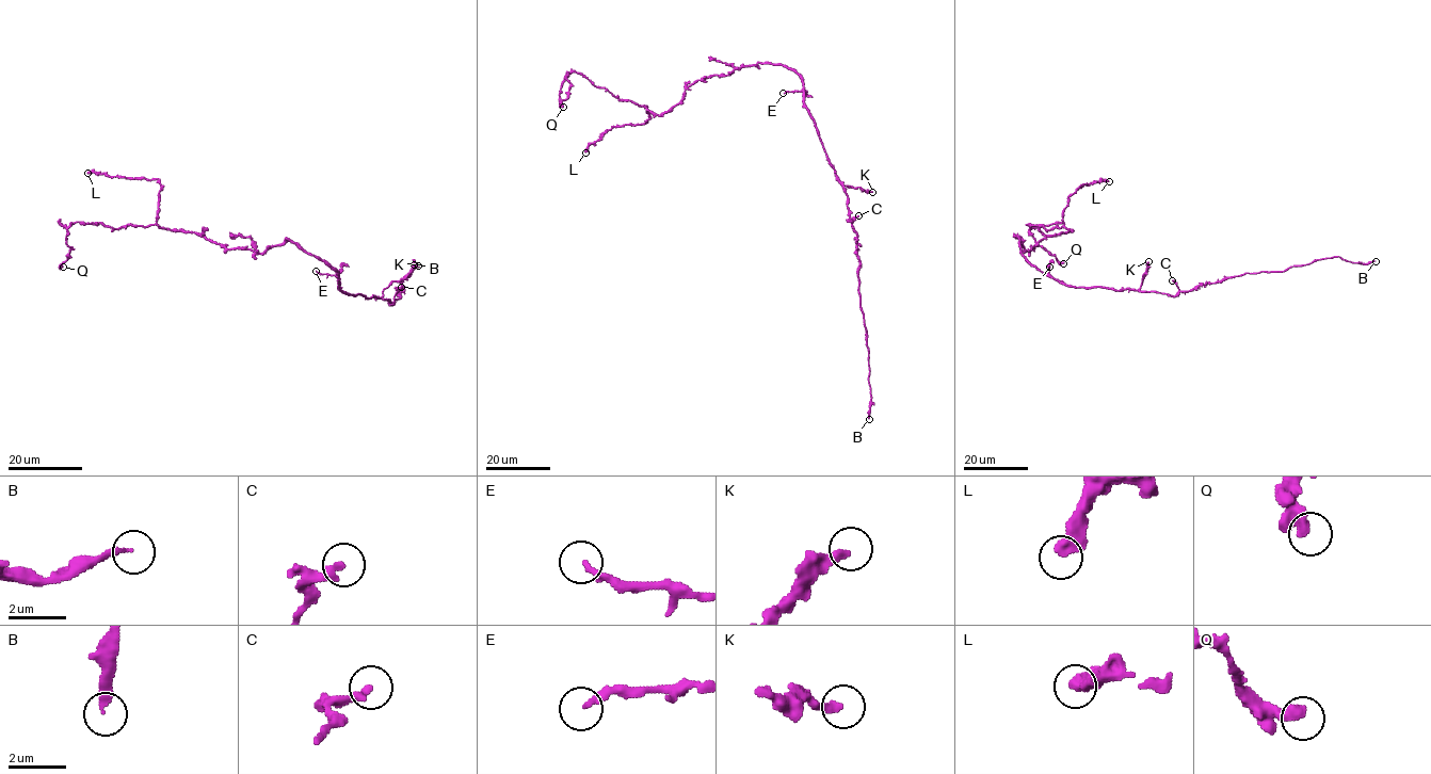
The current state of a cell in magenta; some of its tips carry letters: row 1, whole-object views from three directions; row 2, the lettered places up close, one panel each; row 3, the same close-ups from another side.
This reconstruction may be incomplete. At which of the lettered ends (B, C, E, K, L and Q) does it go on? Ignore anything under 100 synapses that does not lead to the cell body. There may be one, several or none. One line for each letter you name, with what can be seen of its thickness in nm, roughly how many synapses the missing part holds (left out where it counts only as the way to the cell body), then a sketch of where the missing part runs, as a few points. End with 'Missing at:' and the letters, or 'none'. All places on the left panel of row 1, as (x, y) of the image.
B: 180 nm | 200 syn | (414, 264), (419, 258), (416, 209), (401, 162), (317, 67), (325, 14)
Missing at: B

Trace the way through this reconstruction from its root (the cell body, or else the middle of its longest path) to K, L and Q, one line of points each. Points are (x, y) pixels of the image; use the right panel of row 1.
K: (1046, 274), (1073, 287), (1138, 290), (1148, 261)
L: (1046, 274), (1023, 256), (1019, 239), (1028, 251), (1070, 231), (1063, 220), (1067, 198), (1079, 186), (1109, 181)
Q: (1046, 274), (1023, 256), (1019, 239), (1028, 251), (1046, 236), (1072, 230), (1029, 224), (1034, 241), (1063, 263)

